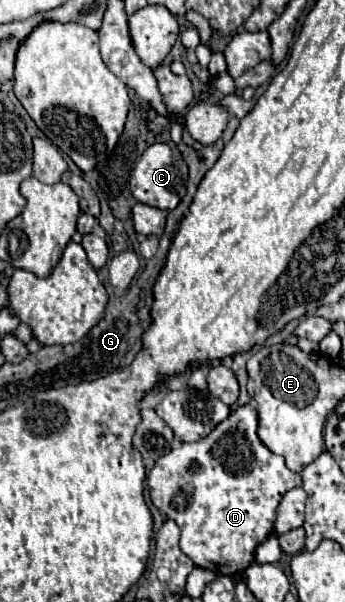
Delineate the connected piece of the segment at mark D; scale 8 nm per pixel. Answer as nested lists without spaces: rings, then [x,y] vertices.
[[[243,405],[243,407],[239,407],[239,409],[233,409],[231,411],[231,415],[223,421],[223,423],[219,423],[207,437],[203,437],[201,441],[195,441],[195,443],[181,443],[179,447],[173,447],[167,455],[163,455],[157,463],[155,463],[155,467],[149,471],[149,475],[147,475],[147,487],[149,487],[149,495],[151,495],[151,501],[153,501],[153,505],[159,509],[159,511],[163,511],[169,519],[173,519],[177,525],[179,525],[179,529],[181,529],[181,551],[189,557],[189,559],[193,559],[193,563],[197,565],[197,567],[203,567],[203,569],[209,569],[209,571],[213,571],[215,575],[235,575],[235,573],[239,573],[239,571],[245,571],[253,561],[255,561],[255,549],[257,549],[257,545],[259,543],[263,543],[269,535],[271,535],[271,531],[273,531],[273,523],[275,523],[275,511],[277,511],[277,505],[279,505],[279,501],[283,499],[283,495],[289,491],[289,489],[293,489],[293,487],[301,487],[301,477],[299,477],[299,473],[293,473],[291,469],[287,469],[287,465],[285,465],[285,459],[281,457],[281,455],[275,455],[275,453],[271,453],[263,443],[261,443],[261,439],[259,439],[259,435],[257,435],[257,425],[259,425],[259,419],[257,419],[257,411],[255,411],[255,407],[251,407],[251,405]]]

